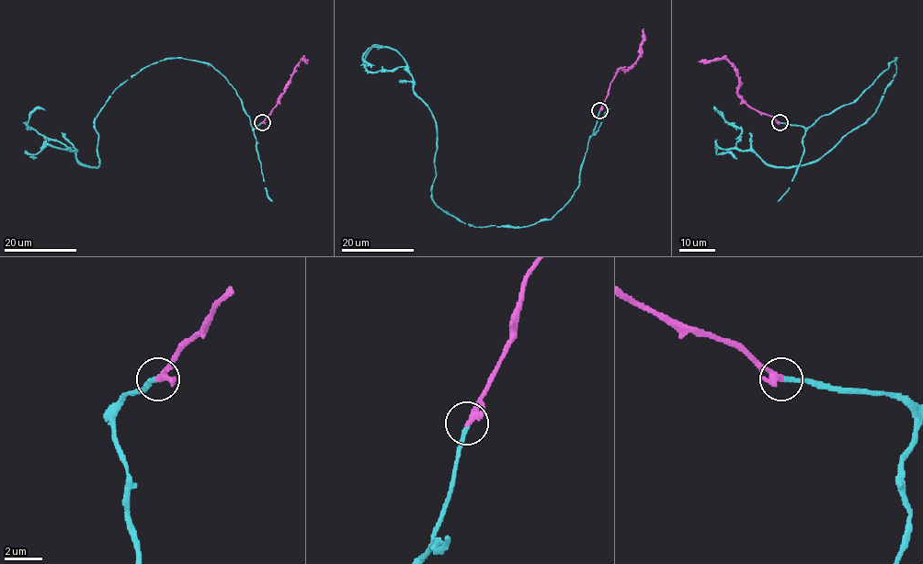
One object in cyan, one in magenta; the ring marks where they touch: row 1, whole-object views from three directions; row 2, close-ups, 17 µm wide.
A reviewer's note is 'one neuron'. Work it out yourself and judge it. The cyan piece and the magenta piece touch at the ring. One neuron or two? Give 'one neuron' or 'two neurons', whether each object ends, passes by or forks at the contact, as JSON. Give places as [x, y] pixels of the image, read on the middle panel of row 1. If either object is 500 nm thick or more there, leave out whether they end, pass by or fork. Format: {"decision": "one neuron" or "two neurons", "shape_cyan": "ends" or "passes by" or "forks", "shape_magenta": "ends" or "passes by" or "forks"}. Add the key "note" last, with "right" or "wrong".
{"decision": "one neuron", "shape_cyan": "ends", "shape_magenta": "passes by", "note": "right"}

